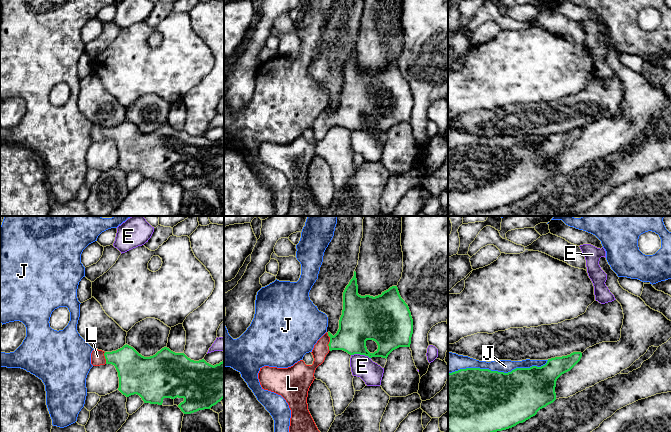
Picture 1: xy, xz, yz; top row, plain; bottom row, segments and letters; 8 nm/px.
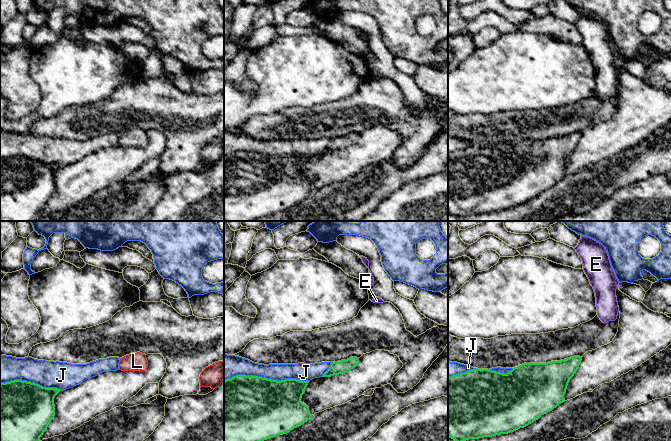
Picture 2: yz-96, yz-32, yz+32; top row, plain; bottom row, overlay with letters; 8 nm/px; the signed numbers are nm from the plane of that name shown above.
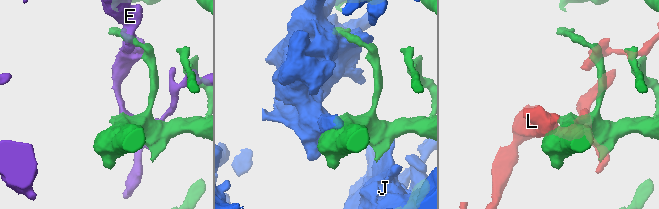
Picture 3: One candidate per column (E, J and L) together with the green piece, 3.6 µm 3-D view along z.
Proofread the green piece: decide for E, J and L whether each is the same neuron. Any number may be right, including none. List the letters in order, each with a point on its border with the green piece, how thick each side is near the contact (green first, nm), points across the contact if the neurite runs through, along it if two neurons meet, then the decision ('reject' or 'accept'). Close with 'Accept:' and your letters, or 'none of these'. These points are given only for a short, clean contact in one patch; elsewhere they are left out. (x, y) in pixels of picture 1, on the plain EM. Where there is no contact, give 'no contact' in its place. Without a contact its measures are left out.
E: xz (361, 130) | 300/180 nm | reject
J: yz (498, 148) | 500/100 nm | reject
L: xz (329, 118) | 280/120 nm | across xz (356, 103), (343, 116), (329, 118), (321, 125) | accept
Accept: L

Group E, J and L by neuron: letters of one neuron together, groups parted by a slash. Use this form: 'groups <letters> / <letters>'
groups E / J / L

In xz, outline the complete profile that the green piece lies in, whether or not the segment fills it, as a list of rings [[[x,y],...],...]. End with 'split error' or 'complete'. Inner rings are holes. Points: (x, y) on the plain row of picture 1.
[[[356,48],[343,68],[343,86],[339,96],[339,105],[333,112],[326,108],[314,121],[312,141],[306,141],[303,136],[288,144],[264,142],[260,144],[258,155],[262,165],[281,171],[291,186],[289,210],[286,216],[323,216],[307,180],[308,167],[313,159],[316,144],[321,141],[326,131],[332,126],[343,126],[350,131],[360,130],[372,133],[386,134],[399,123],[410,123],[413,110],[413,95],[408,81],[401,74],[397,62],[392,62],[378,72],[358,70]],[[373,116],[378,125],[370,129],[366,117]]] | split error

